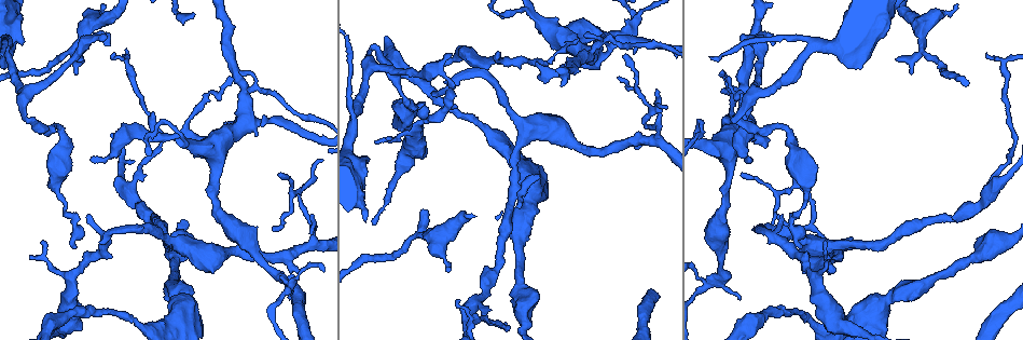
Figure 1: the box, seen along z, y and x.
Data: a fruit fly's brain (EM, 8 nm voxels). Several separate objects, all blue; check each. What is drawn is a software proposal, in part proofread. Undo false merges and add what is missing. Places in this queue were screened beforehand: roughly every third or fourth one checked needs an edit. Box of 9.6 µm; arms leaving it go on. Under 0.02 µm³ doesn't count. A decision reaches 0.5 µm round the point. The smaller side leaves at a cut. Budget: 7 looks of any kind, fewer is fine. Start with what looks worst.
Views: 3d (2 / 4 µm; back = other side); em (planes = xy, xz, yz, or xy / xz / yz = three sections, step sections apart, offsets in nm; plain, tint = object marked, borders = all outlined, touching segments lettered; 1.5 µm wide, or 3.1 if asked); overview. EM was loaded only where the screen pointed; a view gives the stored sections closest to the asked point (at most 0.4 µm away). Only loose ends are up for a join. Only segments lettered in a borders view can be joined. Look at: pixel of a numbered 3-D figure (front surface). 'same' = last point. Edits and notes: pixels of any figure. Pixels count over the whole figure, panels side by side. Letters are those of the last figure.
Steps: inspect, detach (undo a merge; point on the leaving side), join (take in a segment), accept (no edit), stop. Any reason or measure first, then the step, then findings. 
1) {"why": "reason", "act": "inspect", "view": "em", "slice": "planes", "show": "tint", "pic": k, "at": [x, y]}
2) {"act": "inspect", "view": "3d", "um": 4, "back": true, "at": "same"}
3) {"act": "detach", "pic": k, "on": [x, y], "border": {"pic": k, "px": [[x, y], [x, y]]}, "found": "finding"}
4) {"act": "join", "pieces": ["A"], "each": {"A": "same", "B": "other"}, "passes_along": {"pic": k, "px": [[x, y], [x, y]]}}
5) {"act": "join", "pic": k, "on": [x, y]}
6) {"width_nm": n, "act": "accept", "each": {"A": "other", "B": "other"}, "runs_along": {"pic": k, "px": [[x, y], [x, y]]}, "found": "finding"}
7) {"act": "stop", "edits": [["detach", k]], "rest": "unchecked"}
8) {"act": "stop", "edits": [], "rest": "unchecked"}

{"why": "an open end", "act": "inspect", "view": "em", "slice": "yz", "step": 4, "show": "plain", "pic": 1, "at": [741, 296]}

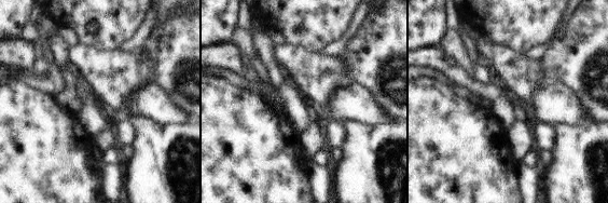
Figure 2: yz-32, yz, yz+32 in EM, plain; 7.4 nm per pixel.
{"why": "with the object marked", "act": "inspect", "view": "em", "slice": "yz", "step": 4, "show": "tint", "at": "same"}

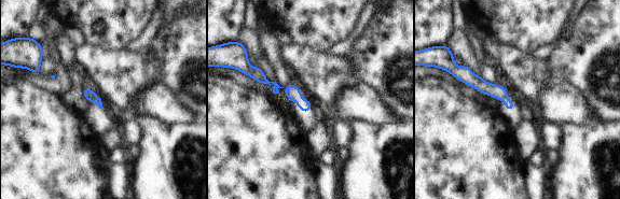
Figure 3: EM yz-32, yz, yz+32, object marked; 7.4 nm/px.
{"act": "inspect", "view": "em", "slice": "yz", "step": 4, "show": "borders", "at": "same"}

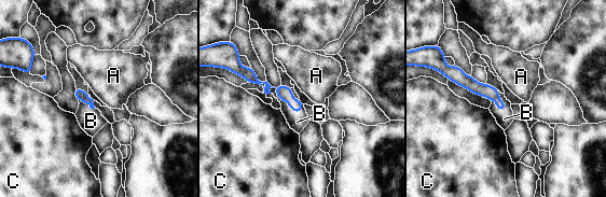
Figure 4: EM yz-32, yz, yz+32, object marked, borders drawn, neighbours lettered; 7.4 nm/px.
{"act": "join", "pieces": ["B"], "each": {"A": "other", "B": "same", "C": "other"}, "passes_along": {"pic": 4, "px": [[284, 93], [285, 100], [297, 122]]}, "found": "the cell continues"}

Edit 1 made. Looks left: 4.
{"act": "inspect", "view": "overview"}

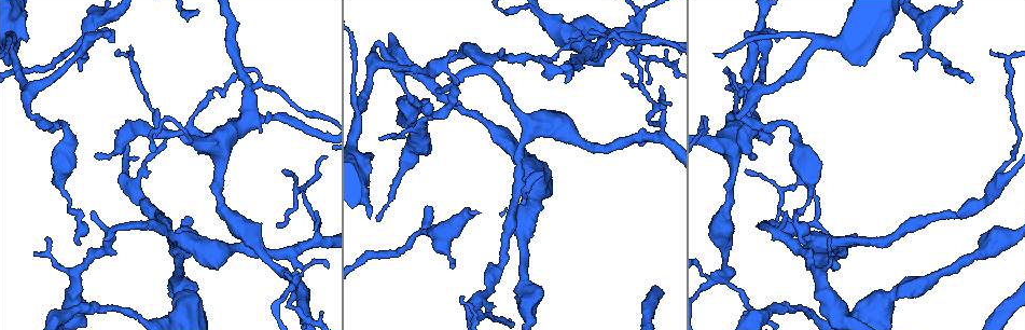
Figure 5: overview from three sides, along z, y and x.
{"why": "an open end", "act": "inspect", "view": "3d", "um": 4, "back": true, "pic": 5, "at": [751, 153]}

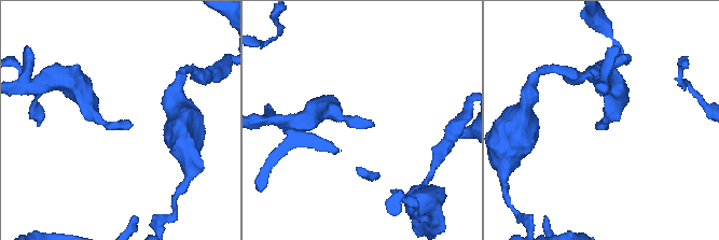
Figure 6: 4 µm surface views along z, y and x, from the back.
{"why": "shape alone is not enough", "act": "inspect", "view": "em", "slice": "planes", "show": "plain", "pic": 6, "at": [370, 121]}

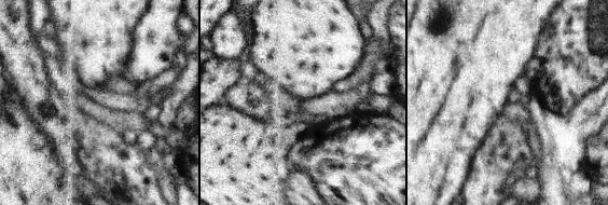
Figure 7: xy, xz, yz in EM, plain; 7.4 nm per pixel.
{"why": "what lies round it", "act": "inspect", "view": "em", "slice": "planes", "show": "borders", "at": "same"}

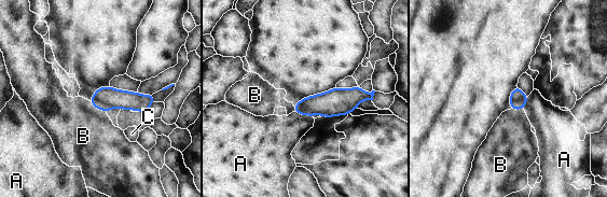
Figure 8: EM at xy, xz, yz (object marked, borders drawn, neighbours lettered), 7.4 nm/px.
{"width_nm": 130, "act": "accept", "each": {"A": "other", "B": "other", "C": "other"}, "border": {"pic": 8, "px": [[90, 101], [106, 112]]}, "found": "no lettered segment goes on from it"}

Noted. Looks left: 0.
{"act": "stop", "edits": [["join", 4]], "rest": "unchecked"}

